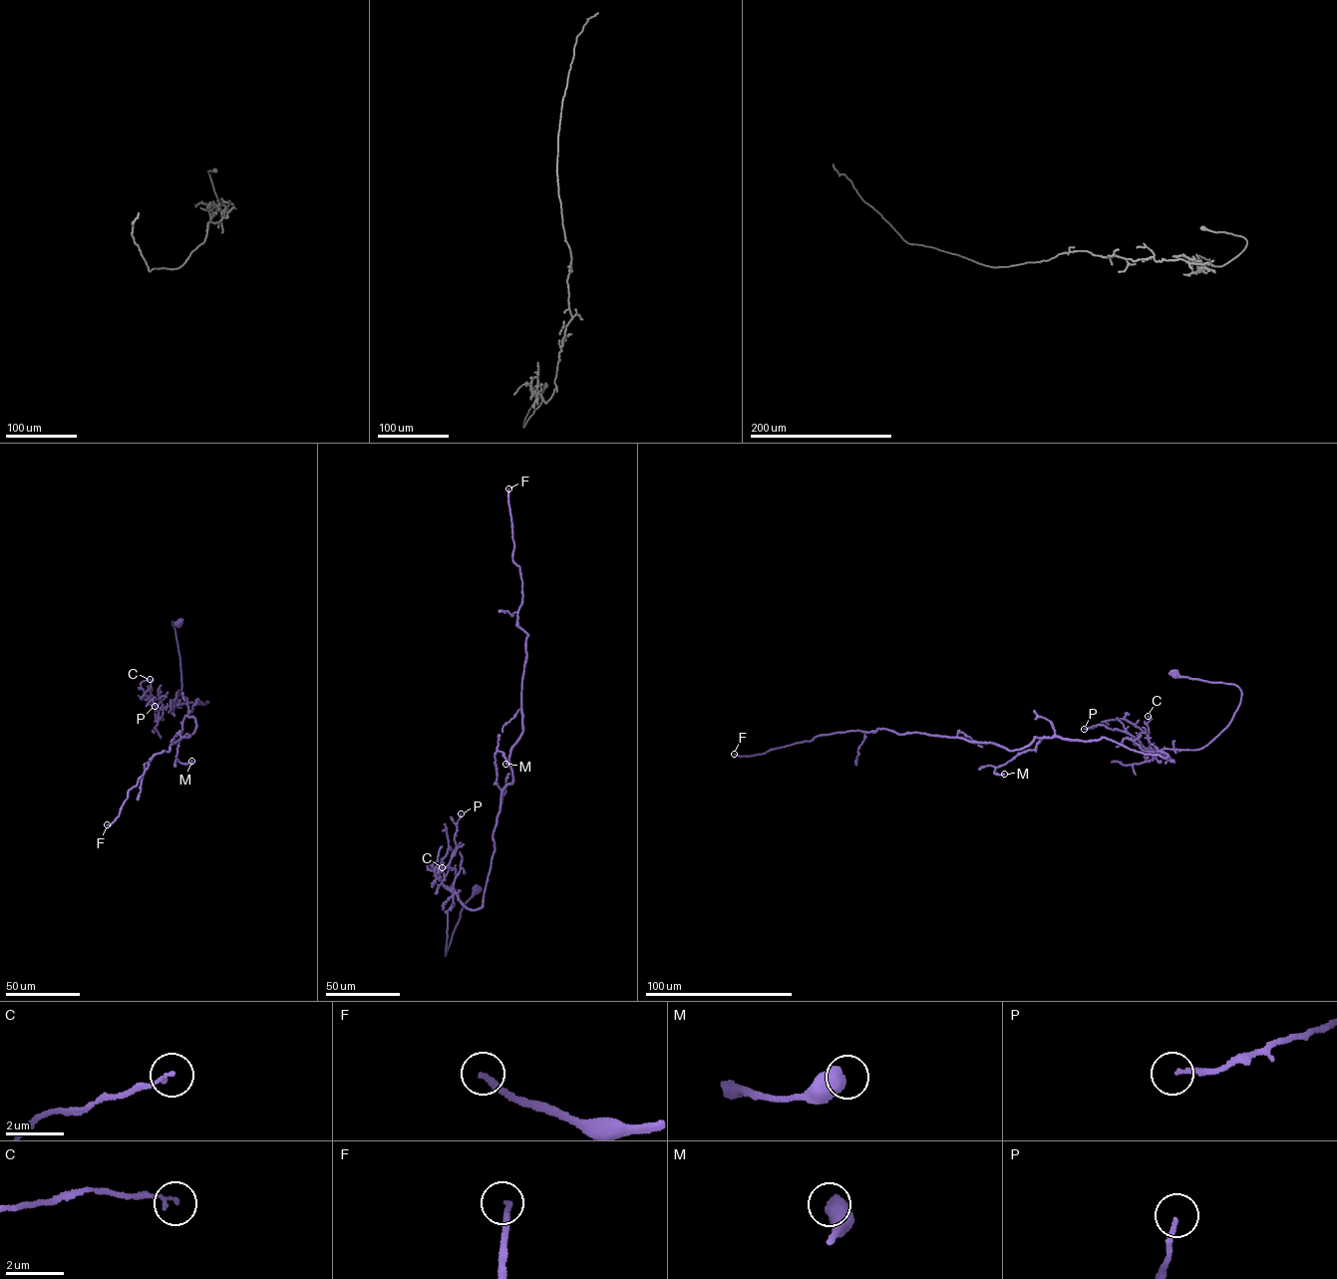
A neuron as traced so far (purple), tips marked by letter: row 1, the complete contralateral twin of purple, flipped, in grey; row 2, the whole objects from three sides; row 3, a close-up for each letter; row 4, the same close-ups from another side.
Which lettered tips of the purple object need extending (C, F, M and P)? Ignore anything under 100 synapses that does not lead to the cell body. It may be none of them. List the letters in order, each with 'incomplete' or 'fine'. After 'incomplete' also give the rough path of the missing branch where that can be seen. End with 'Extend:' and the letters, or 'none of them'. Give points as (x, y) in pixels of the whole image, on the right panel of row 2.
C: fine
F: incomplete
M: fine
P: fine
Extend: F

